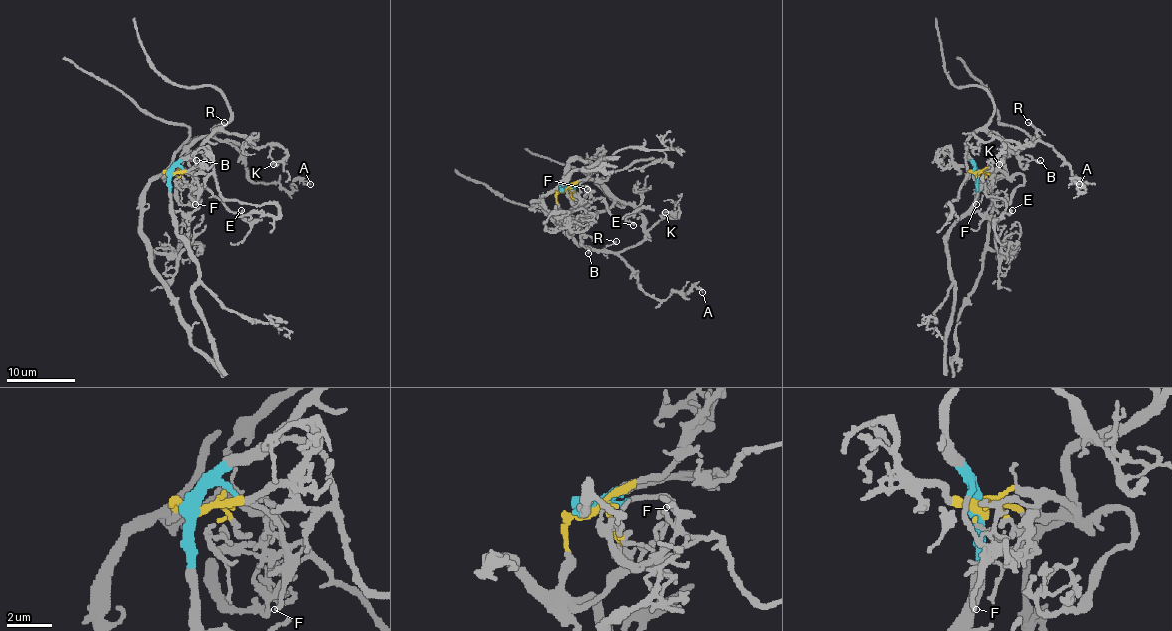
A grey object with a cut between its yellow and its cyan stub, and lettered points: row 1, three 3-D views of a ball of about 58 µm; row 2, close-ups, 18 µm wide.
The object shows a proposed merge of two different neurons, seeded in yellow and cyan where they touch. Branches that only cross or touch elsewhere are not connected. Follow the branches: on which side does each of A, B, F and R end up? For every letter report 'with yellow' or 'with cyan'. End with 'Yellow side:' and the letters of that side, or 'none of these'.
A: with yellow
B: with cyan
F: with yellow
R: with yellow
Yellow side: A, F, R

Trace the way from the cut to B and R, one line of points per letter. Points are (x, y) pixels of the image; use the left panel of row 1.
B: (171, 173), (214, 130), (221, 130), (212, 135), (202, 135), (187, 153), (190, 160), (197, 160)
R: (171, 173), (164, 172), (171, 158), (188, 141), (209, 135), (211, 130), (225, 122)

